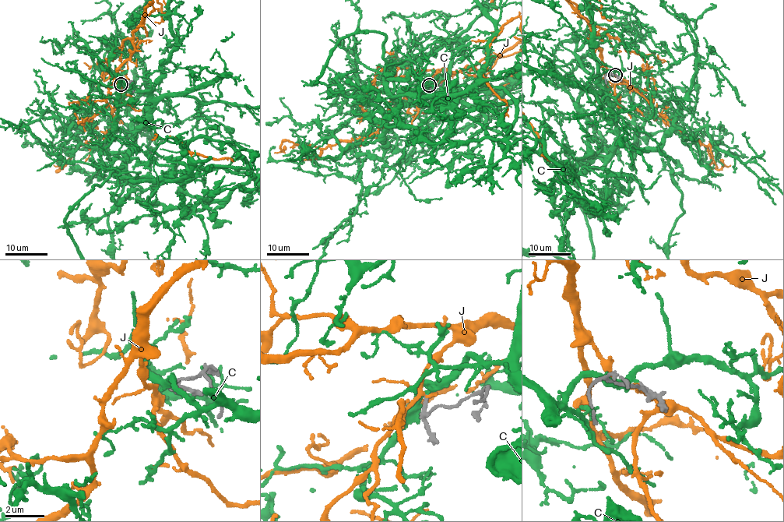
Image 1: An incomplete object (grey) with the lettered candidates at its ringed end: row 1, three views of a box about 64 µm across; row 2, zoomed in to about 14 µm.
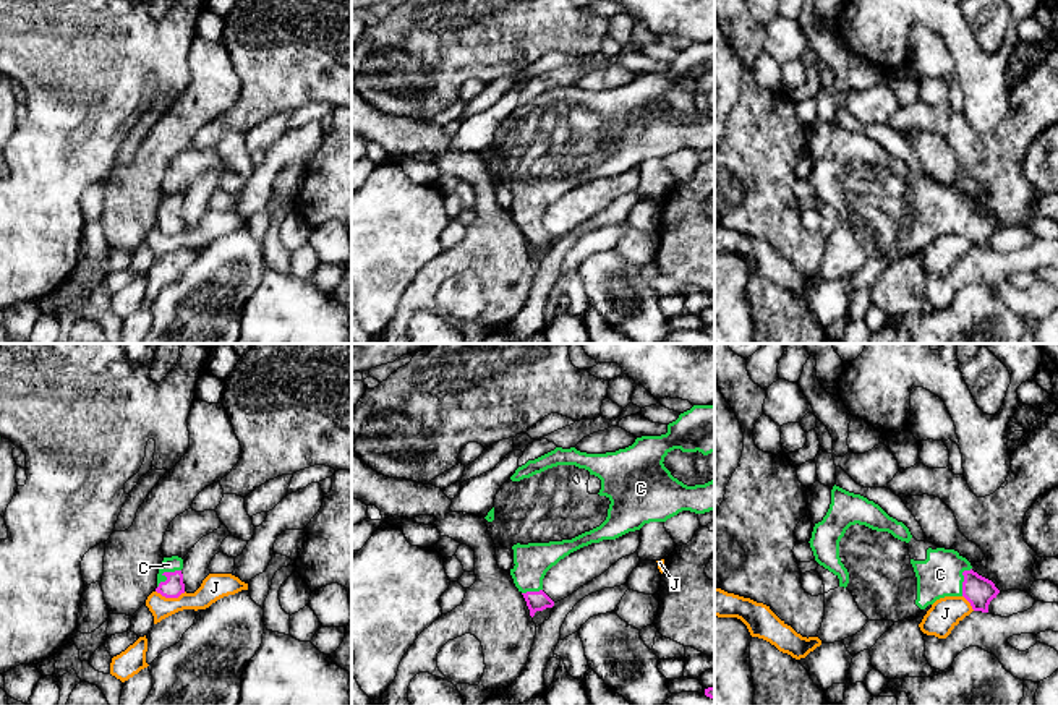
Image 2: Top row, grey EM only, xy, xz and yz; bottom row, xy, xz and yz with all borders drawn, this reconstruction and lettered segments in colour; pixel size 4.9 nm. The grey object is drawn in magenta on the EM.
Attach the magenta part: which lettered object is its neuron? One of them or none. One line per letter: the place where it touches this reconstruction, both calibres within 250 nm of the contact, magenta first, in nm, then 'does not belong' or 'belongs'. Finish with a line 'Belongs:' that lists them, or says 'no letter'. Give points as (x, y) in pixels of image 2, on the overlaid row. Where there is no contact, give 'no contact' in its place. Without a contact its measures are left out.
C: xy (164, 574) | 100/80 nm | belongs
J: xy (170, 597) | 100/130 nm | does not belong
Belongs: C

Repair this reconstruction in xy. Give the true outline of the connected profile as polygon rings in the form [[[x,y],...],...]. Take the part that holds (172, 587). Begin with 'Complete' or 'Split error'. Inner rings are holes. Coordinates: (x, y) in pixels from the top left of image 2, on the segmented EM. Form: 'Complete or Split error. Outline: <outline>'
Split error. Outline: [[[178,556],[164,558],[157,574],[156,592],[165,598],[178,598],[181,593],[185,593],[181,569],[183,569],[181,558]]]

